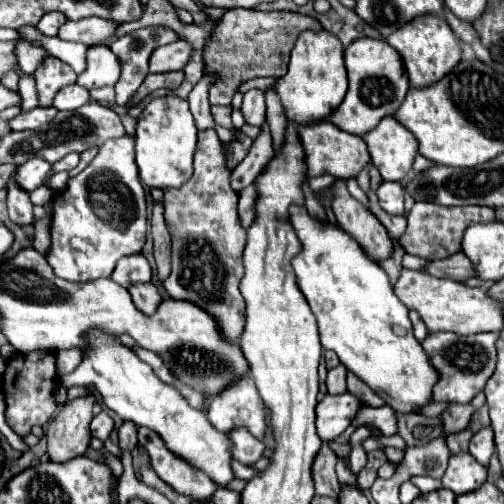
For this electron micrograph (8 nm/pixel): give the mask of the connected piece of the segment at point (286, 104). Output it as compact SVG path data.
M328 31L300 33L292 49L288 73L276 79L276 83L272 85L290 121L294 121L296 125L316 125L318 121L324 121L340 107L348 87L342 51L344 47L338 41L338 37L334 37Z

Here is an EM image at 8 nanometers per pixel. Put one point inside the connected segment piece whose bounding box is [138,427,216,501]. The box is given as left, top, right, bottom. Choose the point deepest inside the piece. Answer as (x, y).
(183, 478)

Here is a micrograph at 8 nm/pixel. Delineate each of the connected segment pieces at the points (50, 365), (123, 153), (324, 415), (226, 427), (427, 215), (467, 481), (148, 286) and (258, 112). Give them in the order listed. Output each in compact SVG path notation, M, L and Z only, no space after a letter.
M34 351L28 355L16 355L8 361L4 373L2 393L6 399L6 423L20 435L26 437L34 425L44 425L52 419L56 411L56 403L52 401L52 389L58 383L54 353L50 351Z
M124 135L106 141L94 161L76 177L68 179L68 187L54 197L52 205L52 245L48 253L48 263L54 273L66 281L92 281L100 277L110 277L116 261L124 255L134 255L144 247L146 235L146 189L140 183L138 167L134 161L134 135Z
M348 391L340 395L326 395L316 405L316 429L320 439L332 441L338 437L348 425L352 425L360 407L360 399Z
M246 377L228 391L216 395L208 405L208 421L222 433L244 427L256 439L264 441L266 435L266 407L258 395L252 377Z
M430 201L414 203L412 211L406 215L408 229L402 235L402 247L406 253L424 257L428 261L450 257L460 251L460 237L464 237L464 229L472 223L490 223L494 221L494 209L478 207L478 205L462 205L462 207L442 207Z
M456 453L448 461L448 469L442 477L442 485L456 495L476 491L482 483L486 483L488 467L480 465L470 453Z
M152 283L130 285L128 291L130 291L132 301L136 303L136 307L138 307L140 311L144 311L144 313L152 313L152 311L160 305L160 301L162 301L158 289L156 289Z
M254 89L254 91L248 91L244 95L244 101L242 101L242 115L244 115L244 121L248 125L256 125L260 127L264 123L264 117L266 117L266 105L264 105L264 91L260 89Z

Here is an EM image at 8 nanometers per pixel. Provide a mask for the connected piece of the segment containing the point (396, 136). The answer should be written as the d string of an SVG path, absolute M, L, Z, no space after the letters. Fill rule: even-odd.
M392 115L384 117L362 139L368 145L372 165L378 167L384 181L402 181L412 171L414 157L418 155L416 137Z

